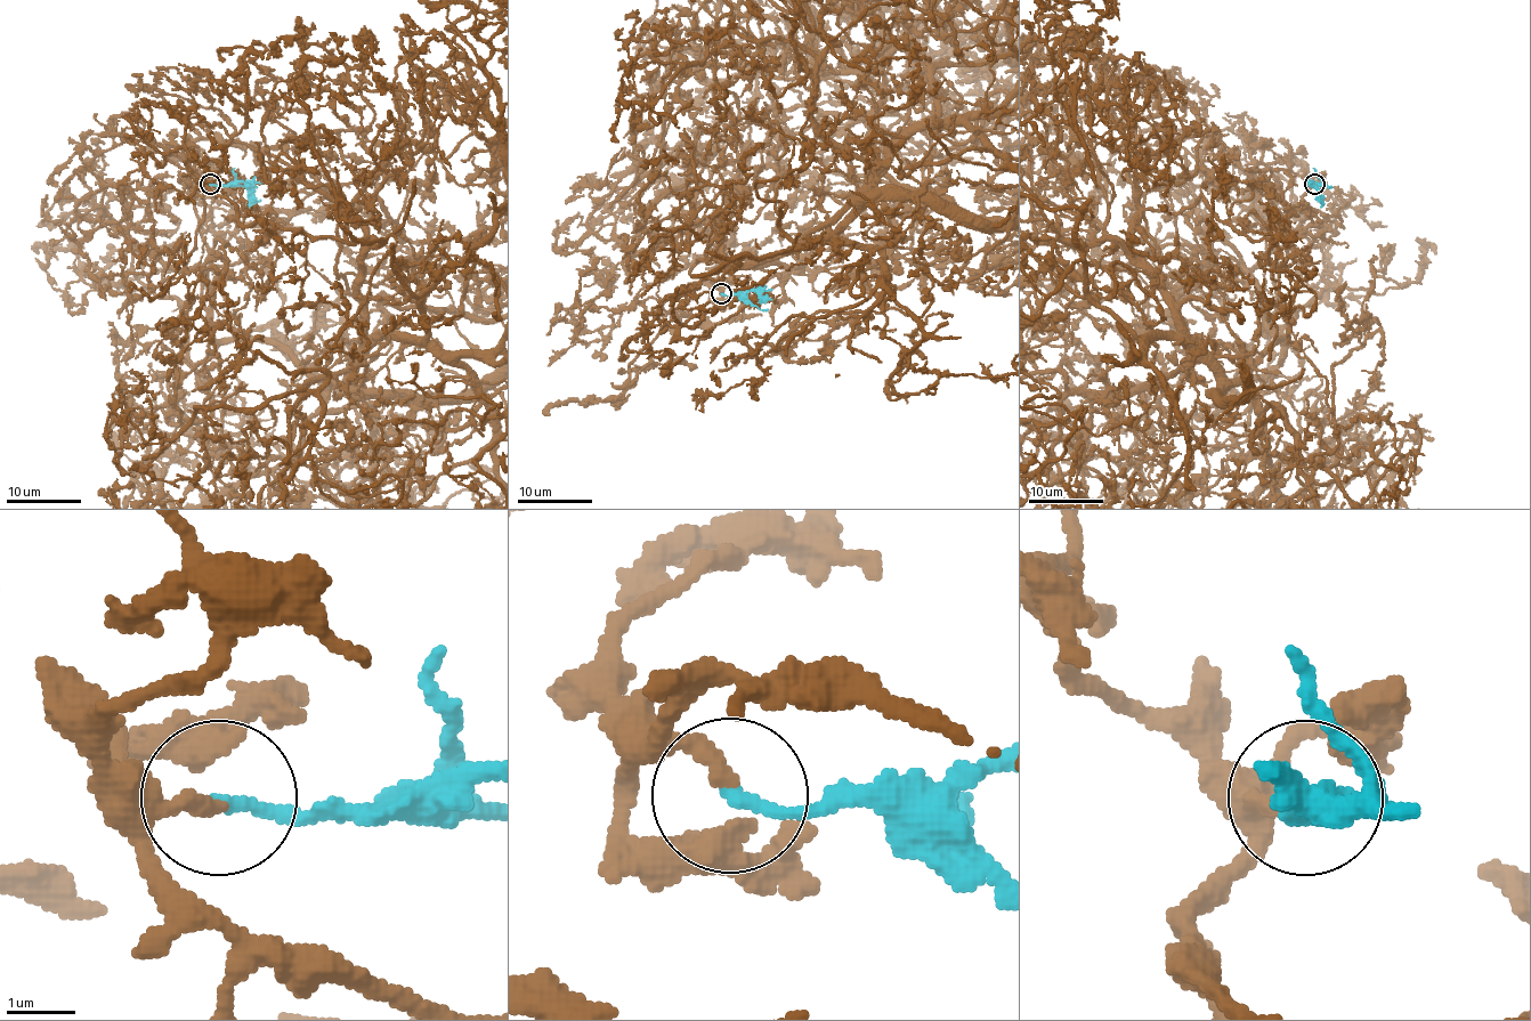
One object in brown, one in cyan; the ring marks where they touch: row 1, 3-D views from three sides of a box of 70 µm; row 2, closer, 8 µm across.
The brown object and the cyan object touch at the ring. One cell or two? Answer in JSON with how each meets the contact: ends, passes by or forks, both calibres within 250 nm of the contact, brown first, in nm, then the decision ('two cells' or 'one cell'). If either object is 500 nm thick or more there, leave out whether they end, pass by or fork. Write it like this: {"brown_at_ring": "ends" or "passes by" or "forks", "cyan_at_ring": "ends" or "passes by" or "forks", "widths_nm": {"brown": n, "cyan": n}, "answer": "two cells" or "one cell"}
{"brown_at_ring": "ends", "cyan_at_ring": "ends", "widths_nm": {"brown": 240, "cyan": 190}, "answer": "one cell"}

